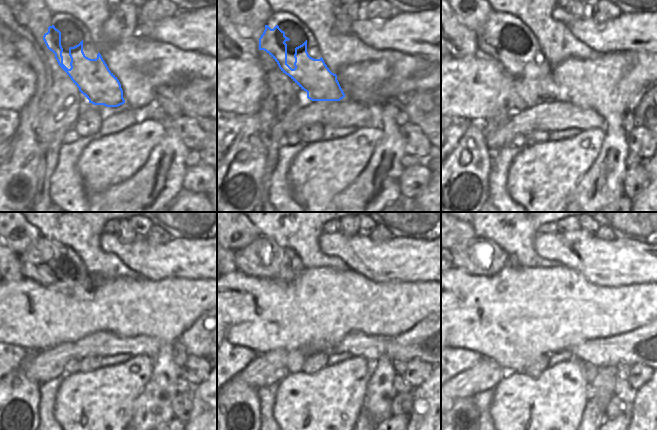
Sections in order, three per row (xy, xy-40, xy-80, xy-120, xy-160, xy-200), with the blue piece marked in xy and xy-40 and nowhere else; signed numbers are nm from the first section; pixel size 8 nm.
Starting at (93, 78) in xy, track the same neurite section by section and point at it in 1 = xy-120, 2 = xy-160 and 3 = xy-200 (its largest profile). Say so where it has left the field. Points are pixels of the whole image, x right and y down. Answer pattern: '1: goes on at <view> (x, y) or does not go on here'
1: goes on at xy-120 (48, 269)
2: goes on at xy-160 (255, 262)
3: goes on at xy-200 (473, 260)

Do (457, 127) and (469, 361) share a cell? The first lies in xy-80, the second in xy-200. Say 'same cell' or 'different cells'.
same cell

